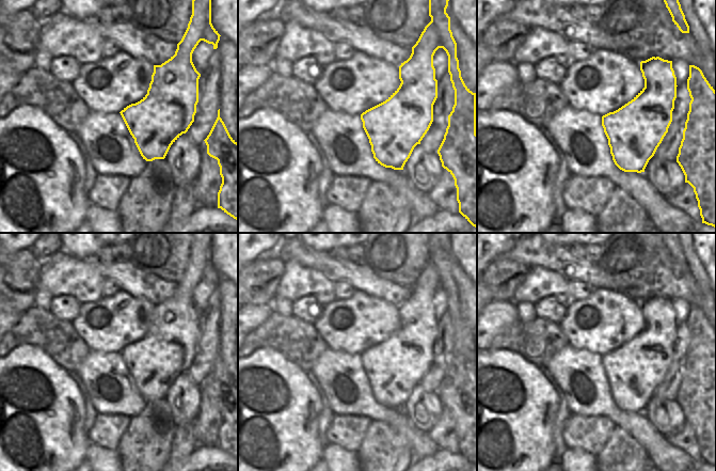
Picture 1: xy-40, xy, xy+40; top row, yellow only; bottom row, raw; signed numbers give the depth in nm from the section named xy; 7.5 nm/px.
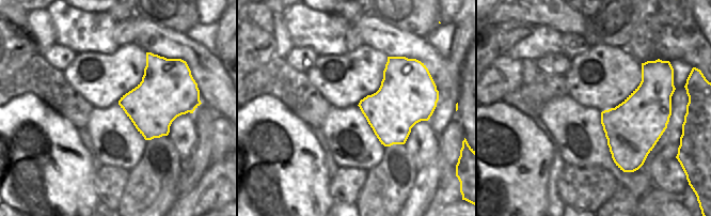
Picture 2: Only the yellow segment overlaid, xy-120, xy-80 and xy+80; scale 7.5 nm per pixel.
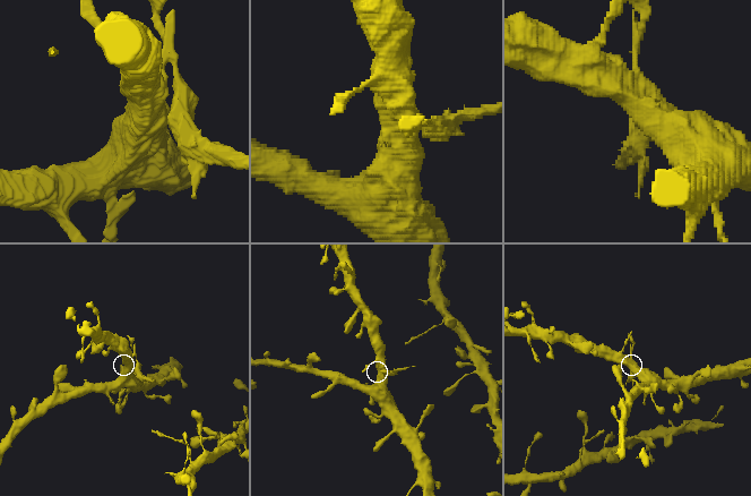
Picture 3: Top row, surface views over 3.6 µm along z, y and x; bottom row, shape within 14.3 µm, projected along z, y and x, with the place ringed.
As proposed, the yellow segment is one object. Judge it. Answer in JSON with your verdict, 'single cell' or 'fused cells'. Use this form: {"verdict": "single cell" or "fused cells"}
{"verdict": "fused cells"}

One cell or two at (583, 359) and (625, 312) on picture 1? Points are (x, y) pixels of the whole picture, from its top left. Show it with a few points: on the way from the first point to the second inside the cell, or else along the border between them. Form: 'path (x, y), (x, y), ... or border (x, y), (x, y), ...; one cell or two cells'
border (568, 344), (598, 352), (601, 356); two cells

